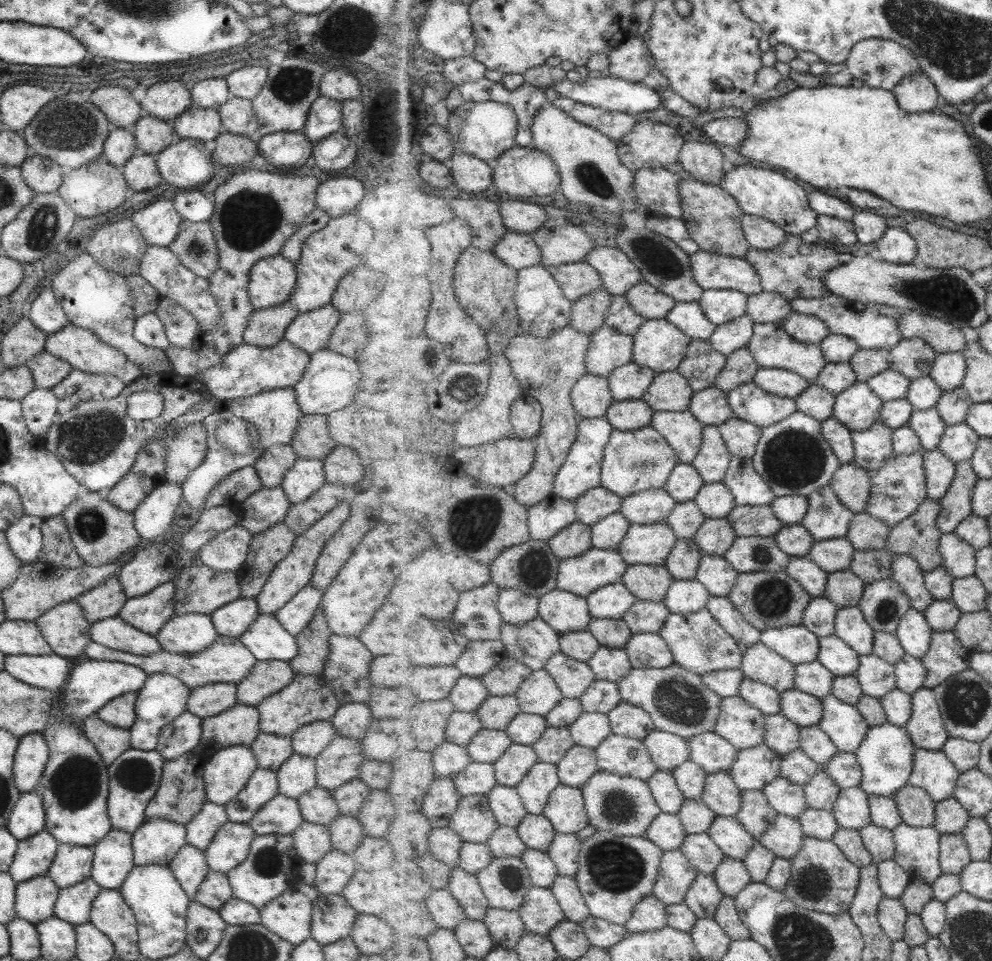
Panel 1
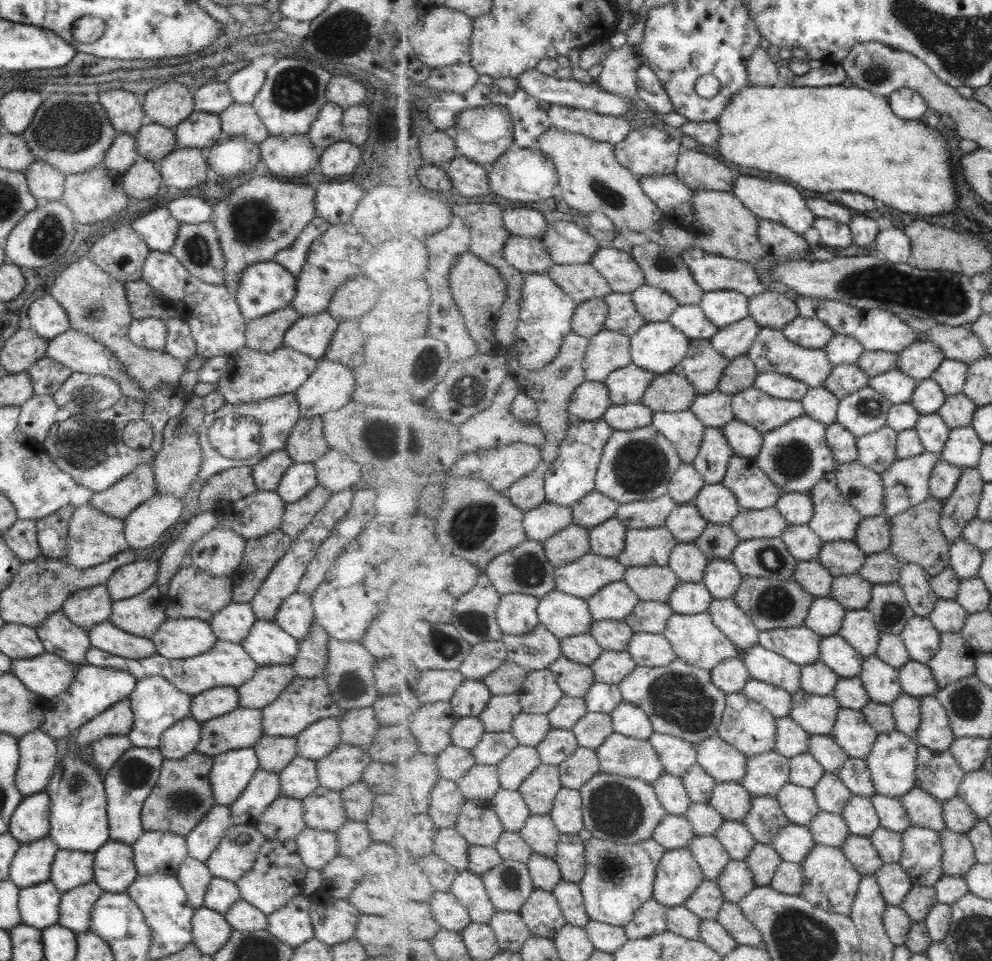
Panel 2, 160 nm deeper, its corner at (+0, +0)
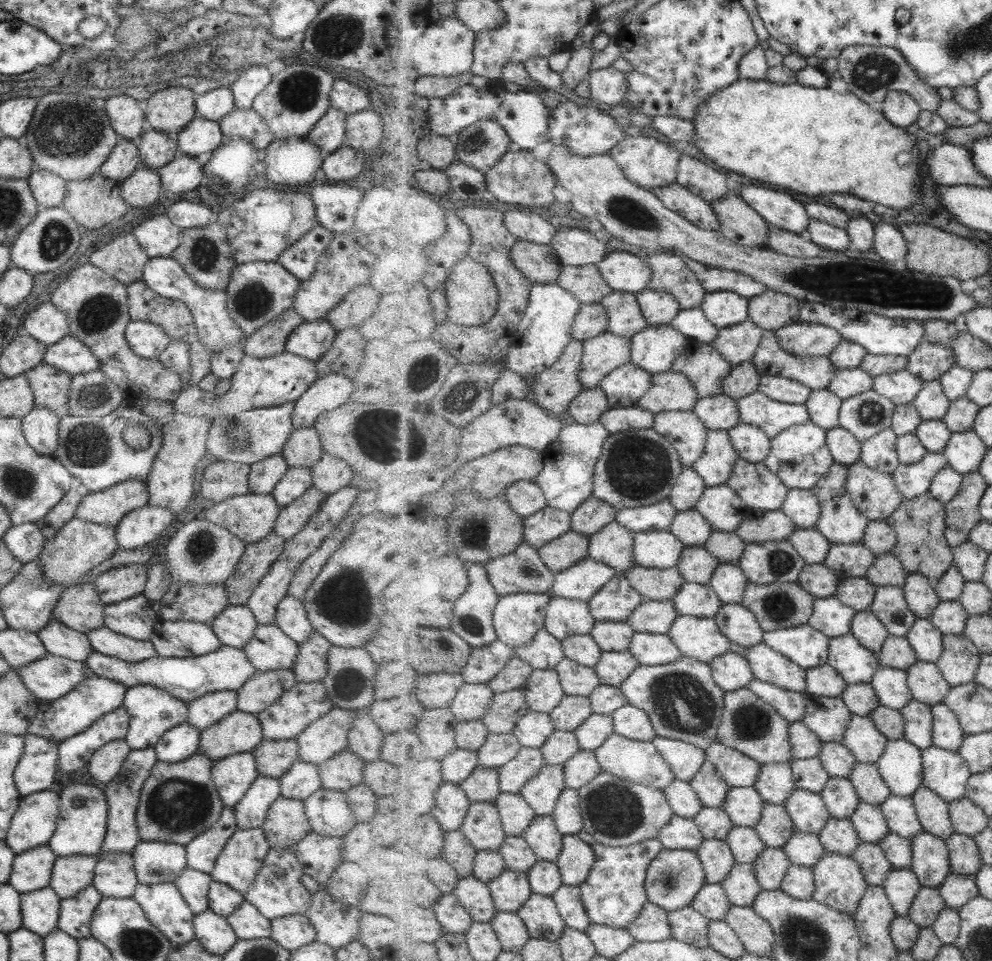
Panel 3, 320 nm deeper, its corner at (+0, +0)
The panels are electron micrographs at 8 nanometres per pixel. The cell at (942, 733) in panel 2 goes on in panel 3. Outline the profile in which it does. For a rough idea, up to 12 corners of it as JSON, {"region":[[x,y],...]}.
{"region":[[944,702],[931,708],[934,745],[959,752],[967,734]]}

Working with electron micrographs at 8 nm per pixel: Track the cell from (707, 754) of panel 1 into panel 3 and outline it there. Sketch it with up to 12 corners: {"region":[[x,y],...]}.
{"region":[[719,740],[706,756],[732,787],[754,787],[760,762]]}

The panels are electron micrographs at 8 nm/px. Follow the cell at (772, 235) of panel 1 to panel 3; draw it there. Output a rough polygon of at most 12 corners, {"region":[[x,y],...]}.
{"region":[[769,225],[768,248],[812,258],[824,247],[799,234]]}

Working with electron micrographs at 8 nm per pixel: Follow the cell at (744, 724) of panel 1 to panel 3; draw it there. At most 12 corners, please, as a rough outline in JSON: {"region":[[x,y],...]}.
{"region":[[748,686],[726,691],[717,740],[792,762],[790,723]]}

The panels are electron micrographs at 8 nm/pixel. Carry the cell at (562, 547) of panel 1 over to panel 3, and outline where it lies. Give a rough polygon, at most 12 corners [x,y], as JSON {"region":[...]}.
{"region":[[571,530],[541,547],[557,574],[589,557],[589,536]]}

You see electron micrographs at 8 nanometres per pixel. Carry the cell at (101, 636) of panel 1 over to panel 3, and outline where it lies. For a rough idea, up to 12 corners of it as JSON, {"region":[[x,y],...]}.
{"region":[[105,627],[85,636],[93,651],[133,663],[156,655],[148,640]]}

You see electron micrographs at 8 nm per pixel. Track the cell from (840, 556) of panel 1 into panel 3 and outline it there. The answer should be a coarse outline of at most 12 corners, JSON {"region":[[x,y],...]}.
{"region":[[832,543],[825,565],[840,581],[866,577],[877,555]]}

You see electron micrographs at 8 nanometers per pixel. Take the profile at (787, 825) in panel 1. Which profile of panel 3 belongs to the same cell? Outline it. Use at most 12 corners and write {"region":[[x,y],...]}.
{"region":[[797,830],[783,847],[813,868],[826,853],[818,833]]}

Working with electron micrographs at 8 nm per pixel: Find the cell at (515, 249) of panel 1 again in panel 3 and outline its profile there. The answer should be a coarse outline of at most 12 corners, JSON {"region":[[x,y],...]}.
{"region":[[521,239],[513,265],[533,283],[557,283],[555,247]]}

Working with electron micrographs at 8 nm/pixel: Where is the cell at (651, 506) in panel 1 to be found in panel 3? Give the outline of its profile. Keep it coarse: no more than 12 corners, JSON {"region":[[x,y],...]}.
{"region":[[666,499],[625,508],[616,521],[634,533],[669,531],[677,512]]}

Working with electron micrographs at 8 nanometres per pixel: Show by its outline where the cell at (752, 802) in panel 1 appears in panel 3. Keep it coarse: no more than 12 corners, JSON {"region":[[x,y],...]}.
{"region":[[764,803],[756,829],[783,848],[797,831],[785,805]]}

